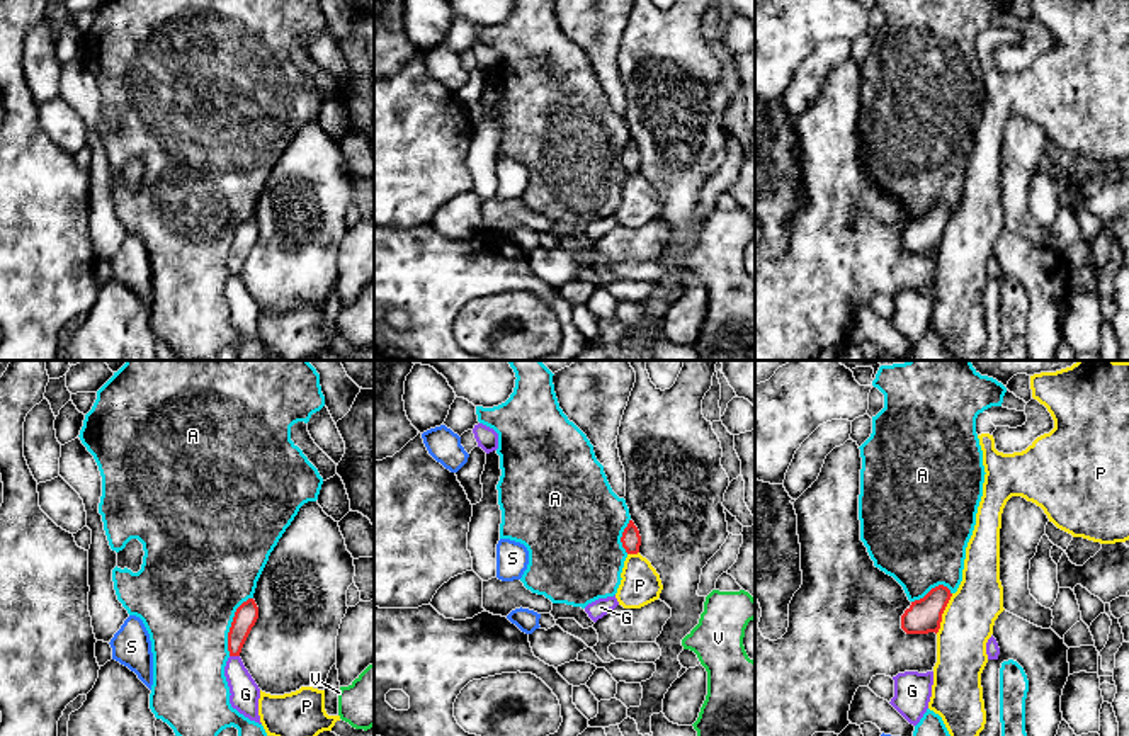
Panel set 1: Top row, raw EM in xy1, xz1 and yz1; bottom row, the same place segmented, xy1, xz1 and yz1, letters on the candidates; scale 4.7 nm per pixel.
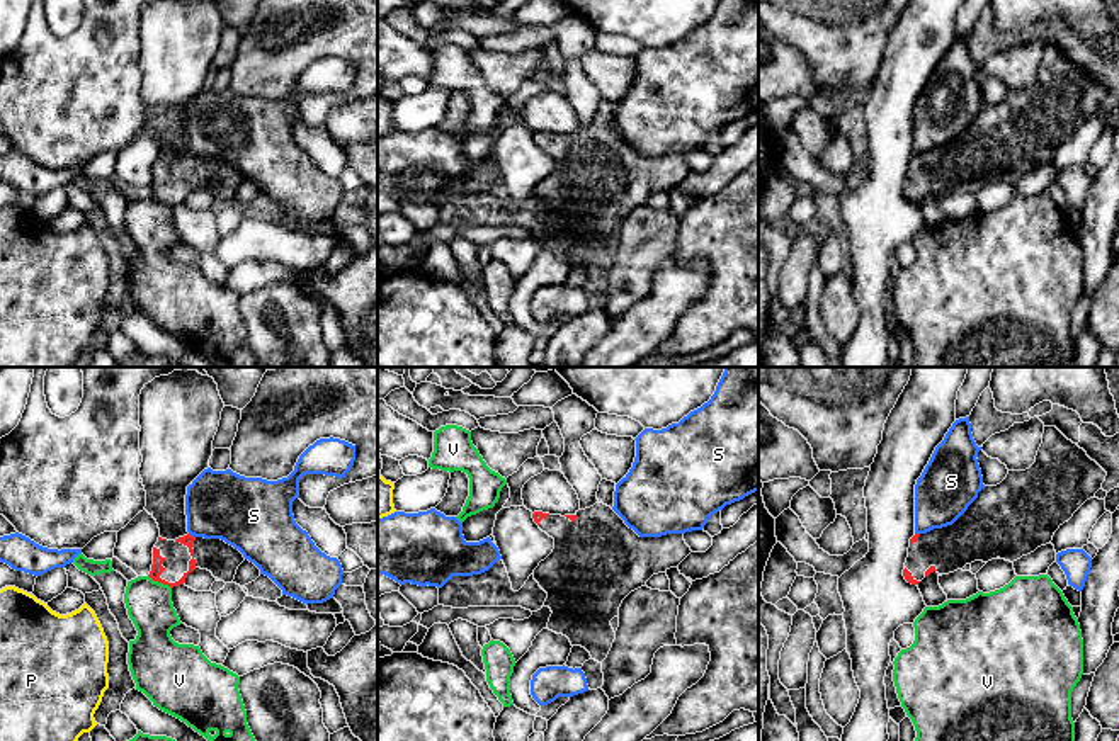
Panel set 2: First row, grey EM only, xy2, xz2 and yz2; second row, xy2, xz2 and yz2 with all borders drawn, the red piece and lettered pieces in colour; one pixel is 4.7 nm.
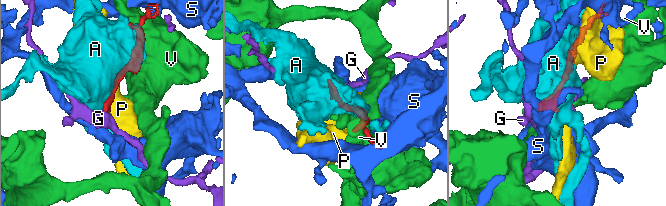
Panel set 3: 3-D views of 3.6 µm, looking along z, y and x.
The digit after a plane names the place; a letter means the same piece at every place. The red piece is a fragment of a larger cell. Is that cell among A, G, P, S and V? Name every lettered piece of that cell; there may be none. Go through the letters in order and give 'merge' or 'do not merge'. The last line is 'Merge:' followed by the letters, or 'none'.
A: do not merge
G: do not merge
P: do not merge
S: do not merge
V: do not merge
Merge: none

